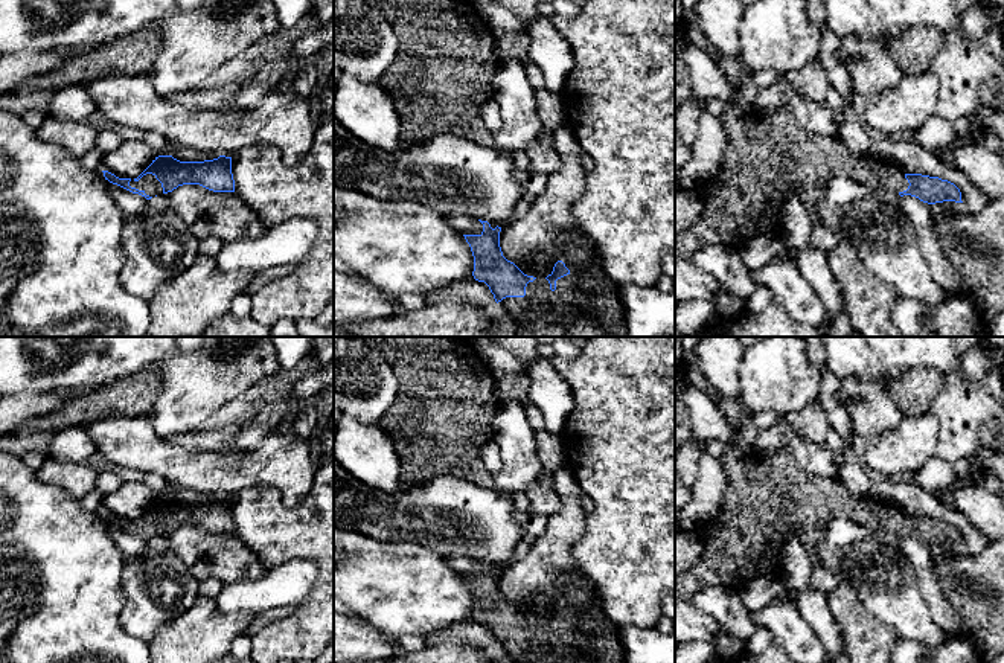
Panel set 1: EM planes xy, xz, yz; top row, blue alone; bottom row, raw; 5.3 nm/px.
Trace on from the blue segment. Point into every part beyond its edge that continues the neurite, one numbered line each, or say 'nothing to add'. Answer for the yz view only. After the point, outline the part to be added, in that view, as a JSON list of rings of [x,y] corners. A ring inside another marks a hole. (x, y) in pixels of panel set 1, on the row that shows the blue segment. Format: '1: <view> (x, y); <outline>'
1: yz (767, 154); [[[725,102],[722,123],[728,143],[719,172],[695,192],[702,201],[696,223],[675,233],[675,256],[692,259],[699,250],[716,242],[739,250],[754,236],[782,236],[782,213],[788,192],[794,187],[811,212],[814,226],[820,224],[818,206],[827,184],[835,177],[850,177],[871,187],[903,192],[910,183],[897,168],[855,154],[839,136],[817,136],[806,131],[789,104],[774,113],[751,111],[737,116],[731,102]]]

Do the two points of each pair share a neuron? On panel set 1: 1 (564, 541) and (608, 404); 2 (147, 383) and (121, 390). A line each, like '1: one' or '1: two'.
1: two
2: one

